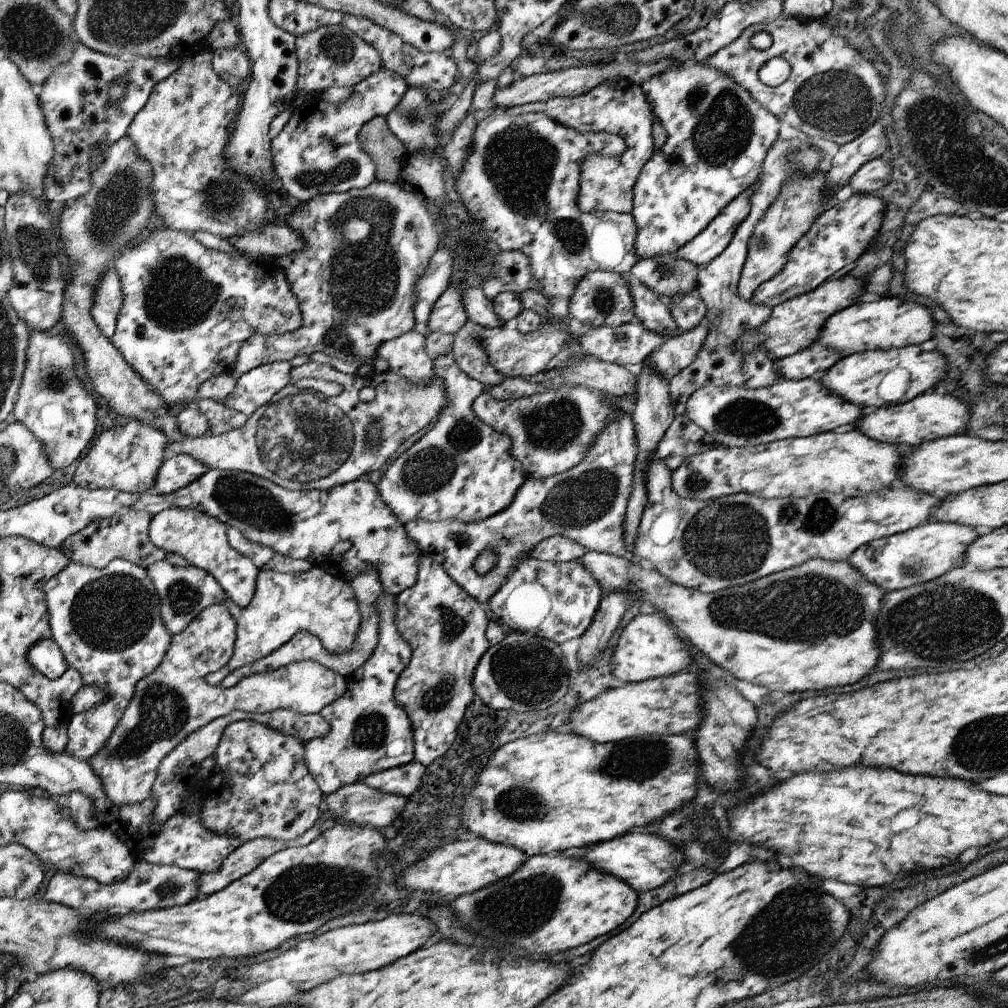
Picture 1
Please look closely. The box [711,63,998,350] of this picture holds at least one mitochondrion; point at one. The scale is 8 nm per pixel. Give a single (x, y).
(836, 103)

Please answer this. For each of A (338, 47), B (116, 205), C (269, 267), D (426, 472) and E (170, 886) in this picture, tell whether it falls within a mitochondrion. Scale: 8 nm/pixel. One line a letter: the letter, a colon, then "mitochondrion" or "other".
A: mitochondrion
B: mitochondrion
C: other
D: mitochondrion
E: mitochondrion

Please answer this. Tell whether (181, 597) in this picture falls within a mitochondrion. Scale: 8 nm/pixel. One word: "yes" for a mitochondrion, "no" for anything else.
yes

